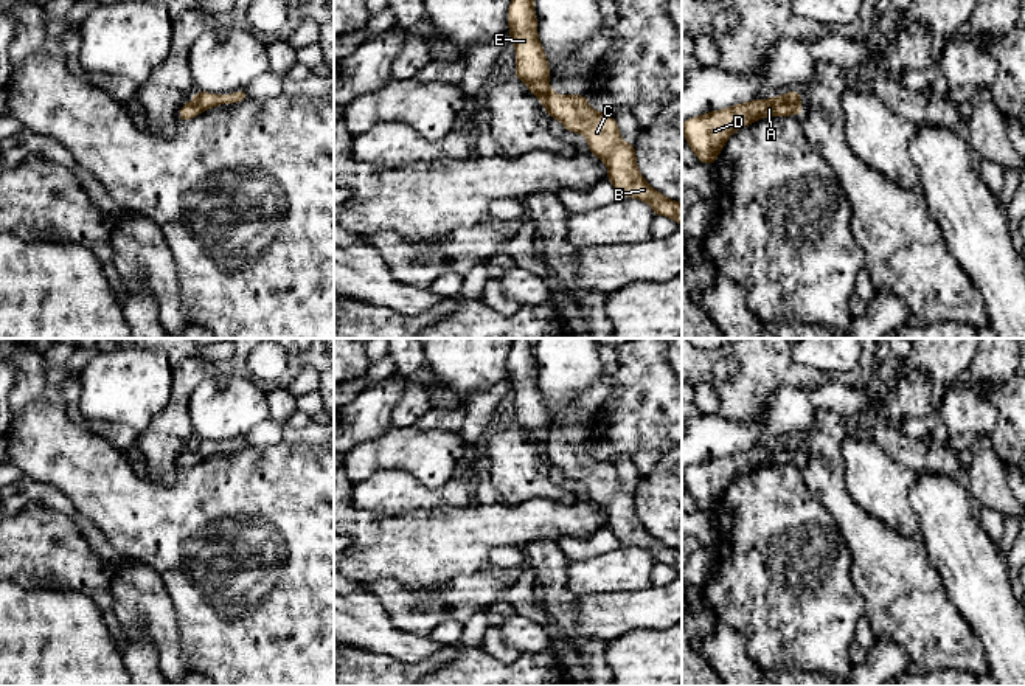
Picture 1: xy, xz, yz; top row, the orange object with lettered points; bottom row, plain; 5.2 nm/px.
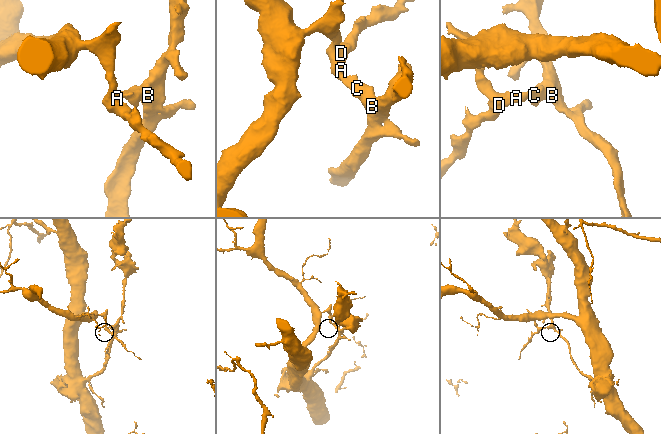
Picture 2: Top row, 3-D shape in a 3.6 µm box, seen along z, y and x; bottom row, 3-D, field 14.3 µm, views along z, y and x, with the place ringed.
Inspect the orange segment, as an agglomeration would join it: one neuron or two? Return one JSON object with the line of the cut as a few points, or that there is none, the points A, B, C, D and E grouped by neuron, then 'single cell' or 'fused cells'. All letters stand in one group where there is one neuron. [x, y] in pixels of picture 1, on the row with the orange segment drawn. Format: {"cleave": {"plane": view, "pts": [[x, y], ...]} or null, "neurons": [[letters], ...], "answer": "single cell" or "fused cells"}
{"cleave": {"plane": "yz", "pts": [[783, 95], [791, 104], [800, 107]]}, "neurons": [["A", "D", "E"], ["B", "C"]], "answer": "fused cells"}

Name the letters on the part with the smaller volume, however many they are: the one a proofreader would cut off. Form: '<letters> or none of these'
B, C

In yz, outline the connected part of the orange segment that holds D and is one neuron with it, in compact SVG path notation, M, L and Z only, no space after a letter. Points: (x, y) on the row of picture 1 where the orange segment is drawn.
M784 96L752 99L738 106L688 118L682 124L686 144L700 163L714 165L733 132L766 116L803 115L800 106L790 106Z

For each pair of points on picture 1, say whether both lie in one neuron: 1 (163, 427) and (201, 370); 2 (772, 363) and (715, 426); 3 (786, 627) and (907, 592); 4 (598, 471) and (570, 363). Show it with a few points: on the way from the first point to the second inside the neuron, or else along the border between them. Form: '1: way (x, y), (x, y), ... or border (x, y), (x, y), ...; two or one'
1: way (176, 413), (180, 391), (187, 384); one
2: border (718, 412), (735, 421), (752, 421), (760, 413); two
3: border (851, 570), (851, 584), (862, 599), (865, 613); two
4: border (583, 394), (567, 412), (566, 424), (558, 427); two

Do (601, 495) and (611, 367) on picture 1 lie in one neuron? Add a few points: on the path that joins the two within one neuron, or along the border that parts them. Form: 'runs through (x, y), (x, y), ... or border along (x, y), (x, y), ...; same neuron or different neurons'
runs through (583, 463), (580, 460), (580, 418), (598, 399); same neuron

